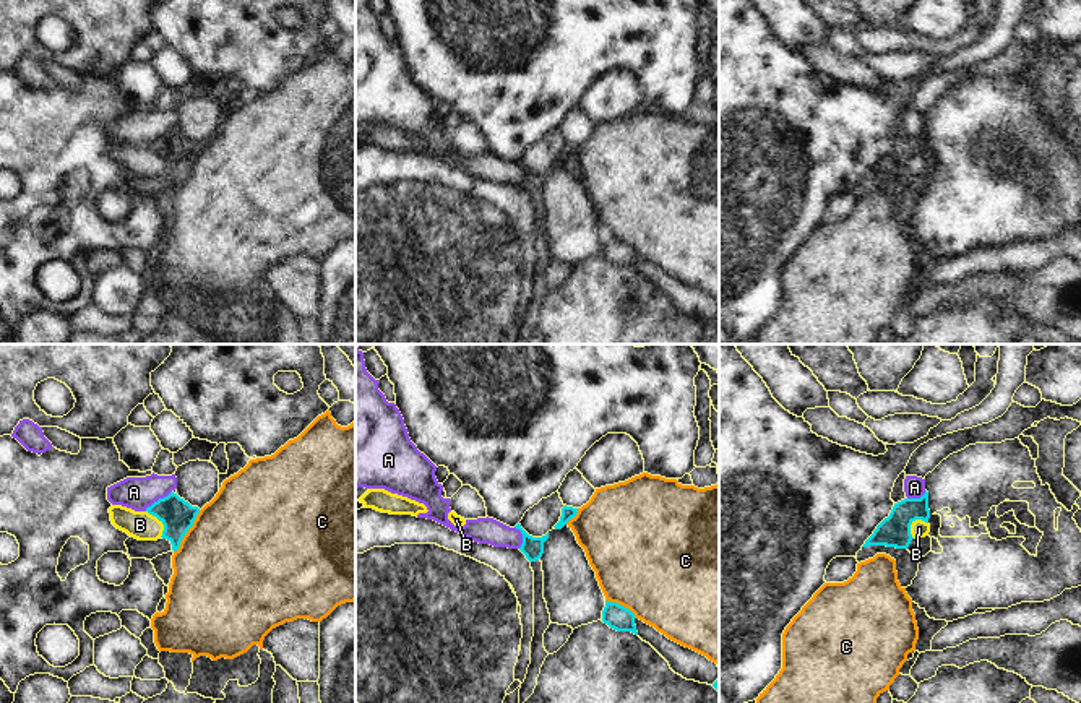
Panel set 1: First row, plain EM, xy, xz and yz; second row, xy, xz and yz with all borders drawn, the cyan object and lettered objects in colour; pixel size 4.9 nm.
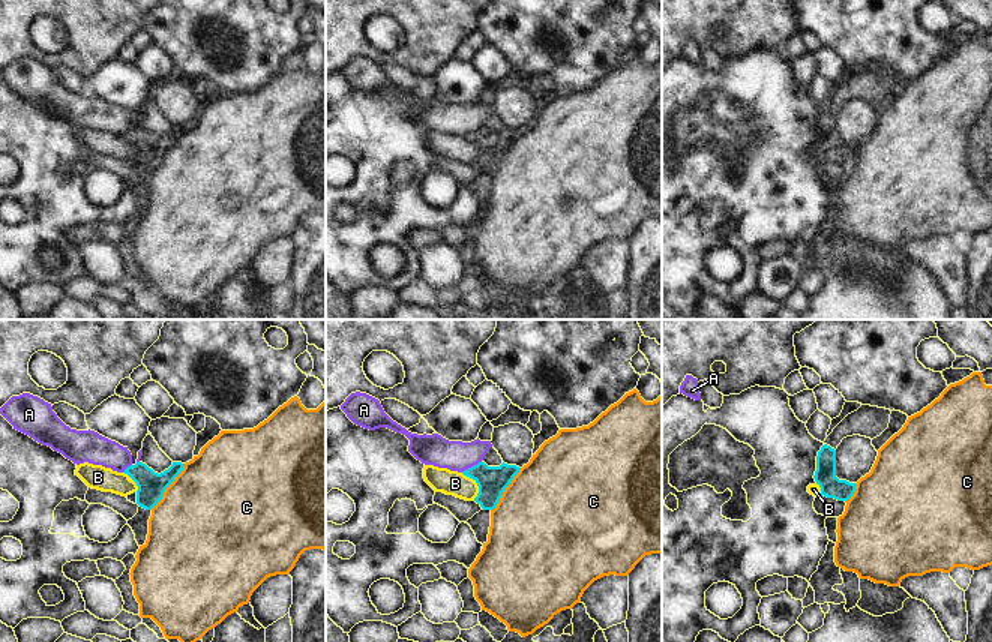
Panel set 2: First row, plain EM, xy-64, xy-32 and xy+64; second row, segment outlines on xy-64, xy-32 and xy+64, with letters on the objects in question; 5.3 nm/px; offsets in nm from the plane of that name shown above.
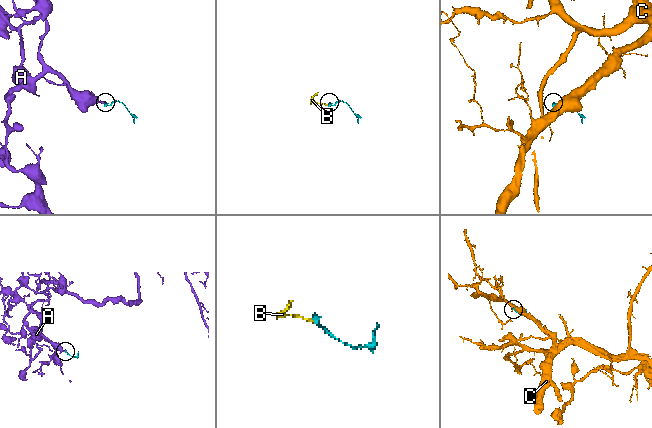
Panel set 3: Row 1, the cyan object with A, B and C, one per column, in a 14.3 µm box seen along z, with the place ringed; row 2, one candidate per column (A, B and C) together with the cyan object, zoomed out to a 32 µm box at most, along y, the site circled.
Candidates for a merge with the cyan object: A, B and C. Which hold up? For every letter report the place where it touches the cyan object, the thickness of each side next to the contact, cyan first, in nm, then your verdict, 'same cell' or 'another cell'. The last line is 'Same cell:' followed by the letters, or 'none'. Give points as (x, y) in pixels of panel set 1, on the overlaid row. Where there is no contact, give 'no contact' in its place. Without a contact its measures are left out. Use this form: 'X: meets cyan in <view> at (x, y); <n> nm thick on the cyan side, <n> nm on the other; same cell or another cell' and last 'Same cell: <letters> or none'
A: meets cyan in xy at (159, 499); 160 nm thick on the cyan side, 160 nm on the other; another cell
B: meets cyan in yz at (911, 523); 160 nm thick on the cyan side, 90 nm on the other; same cell
C: meets cyan in xy at (187, 530); 160 nm thick on the cyan side, 500 nm on the other; another cell
Same cell: B

